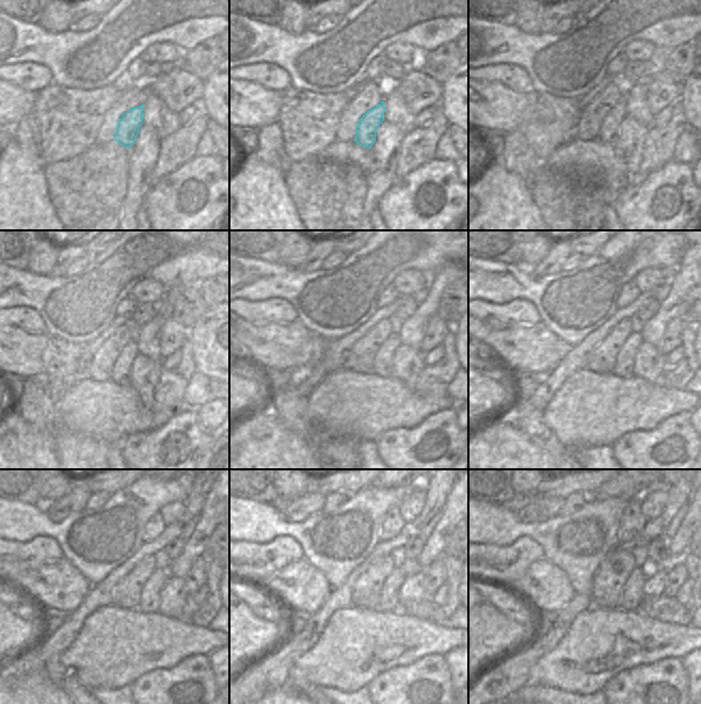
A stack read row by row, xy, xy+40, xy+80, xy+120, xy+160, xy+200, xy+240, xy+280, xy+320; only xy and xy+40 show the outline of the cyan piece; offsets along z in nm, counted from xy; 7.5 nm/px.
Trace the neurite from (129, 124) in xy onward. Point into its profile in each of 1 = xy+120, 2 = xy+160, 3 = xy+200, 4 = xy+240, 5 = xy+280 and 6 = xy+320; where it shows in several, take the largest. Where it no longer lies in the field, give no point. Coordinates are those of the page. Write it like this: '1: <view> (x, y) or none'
1: xy+120 (138, 377)
2: xy+160 (383, 362)
3: xy+200 (624, 364)
4: xy+240 (149, 602)
5: xy+280 (389, 596)
6: xy+320 (632, 595)

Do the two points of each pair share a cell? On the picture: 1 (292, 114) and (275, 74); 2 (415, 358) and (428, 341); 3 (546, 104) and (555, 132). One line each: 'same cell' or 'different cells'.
1: different cells
2: different cells
3: same cell

